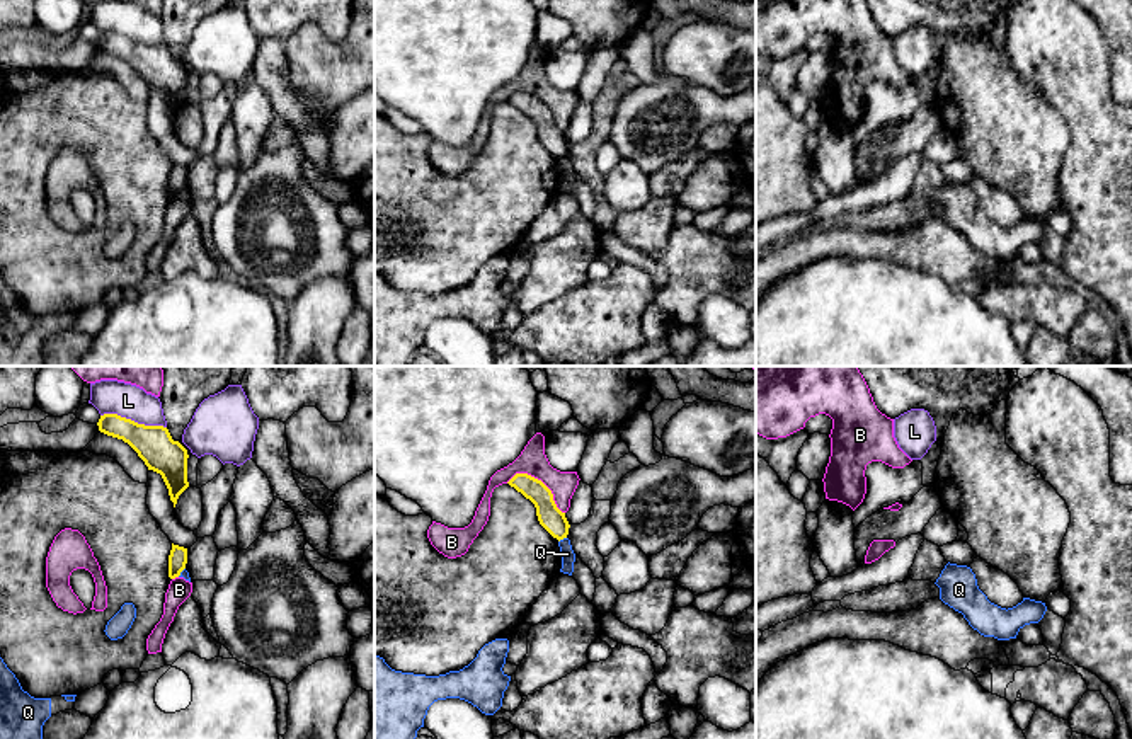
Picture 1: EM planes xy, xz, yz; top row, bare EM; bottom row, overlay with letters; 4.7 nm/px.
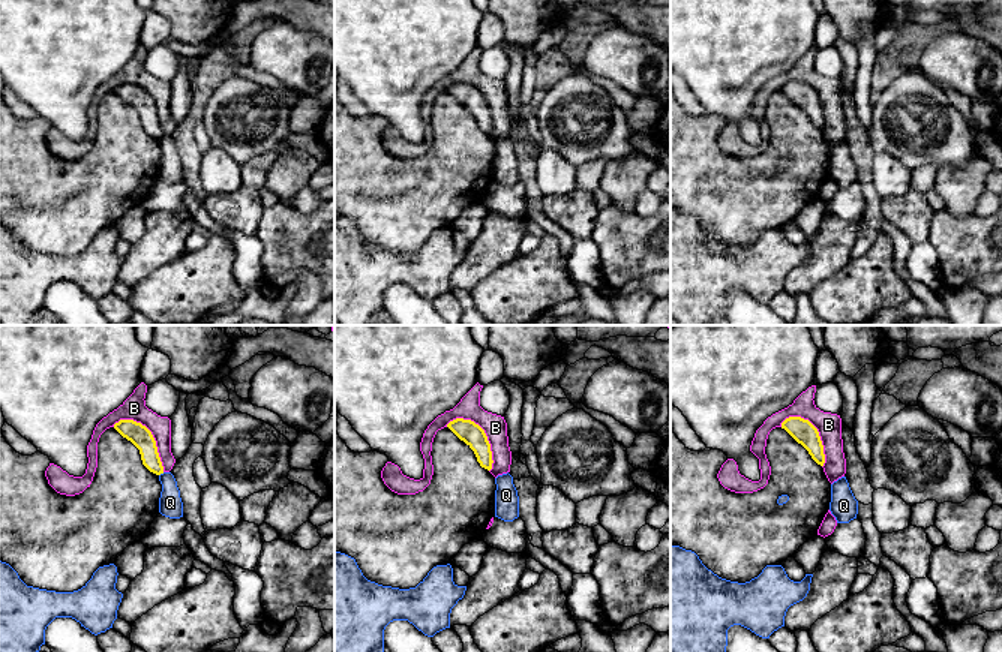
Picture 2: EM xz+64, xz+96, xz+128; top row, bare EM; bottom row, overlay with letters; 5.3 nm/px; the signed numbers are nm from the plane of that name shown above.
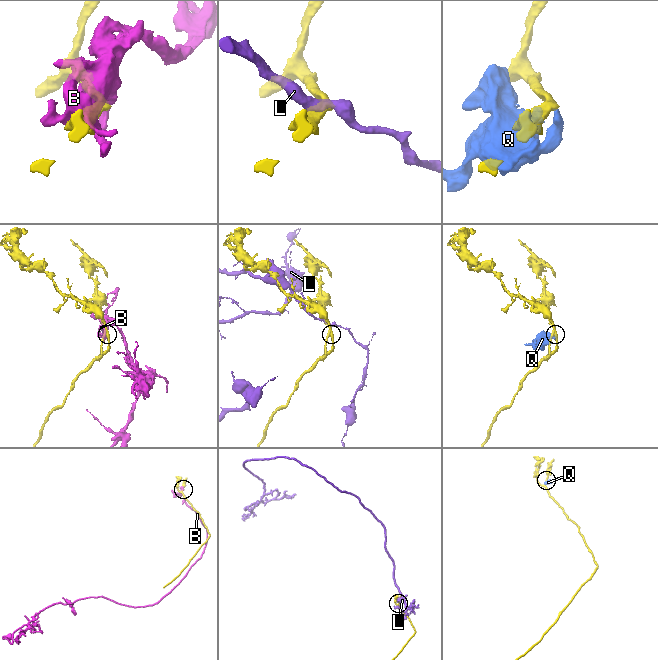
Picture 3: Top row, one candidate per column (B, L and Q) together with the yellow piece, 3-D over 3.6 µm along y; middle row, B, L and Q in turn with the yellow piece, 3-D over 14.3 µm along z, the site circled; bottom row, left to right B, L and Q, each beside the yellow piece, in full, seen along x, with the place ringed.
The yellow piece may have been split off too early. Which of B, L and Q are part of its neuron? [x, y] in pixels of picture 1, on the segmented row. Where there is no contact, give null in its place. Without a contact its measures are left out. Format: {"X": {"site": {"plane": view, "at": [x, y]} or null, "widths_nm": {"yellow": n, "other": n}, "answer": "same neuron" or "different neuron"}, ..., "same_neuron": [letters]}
{"B": {"site": {"plane": "xz", "at": [540, 481]}, "widths_nm": {"yellow": 110, "other": 130}, "answer": "different neuron"}, "L": {"site": {"plane": "xy", "at": [133, 421]}, "widths_nm": {"yellow": 180, "other": 160}, "answer": "different neuron"}, "Q": {"site": {"plane": "xz", "at": [562, 538]}, "widths_nm": {"yellow": 110, "other": 70}, "answer": "different neuron"}, "same_neuron": []}

